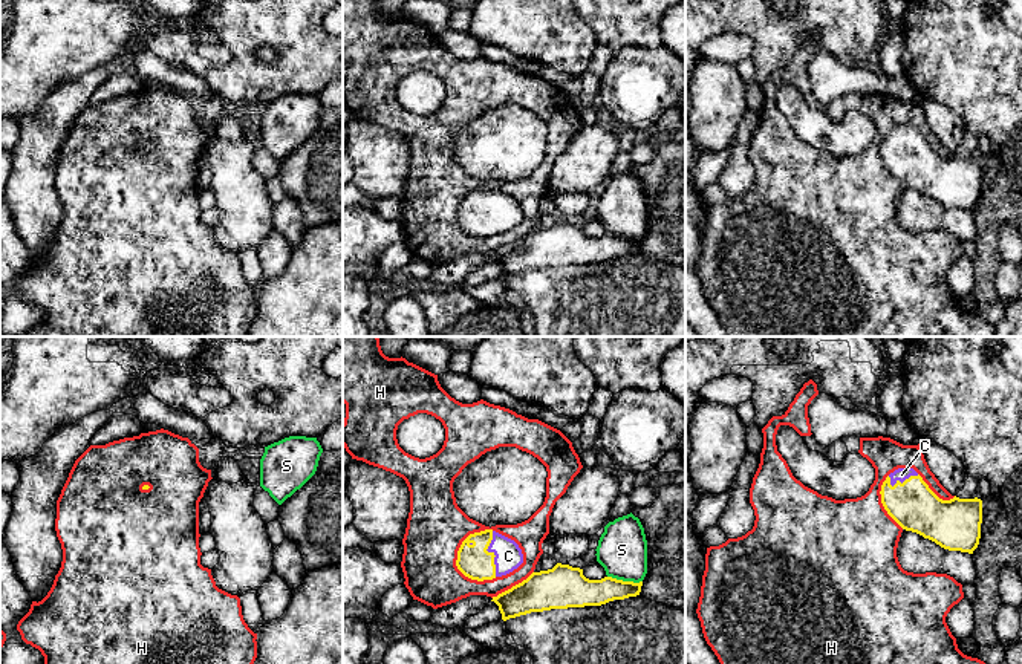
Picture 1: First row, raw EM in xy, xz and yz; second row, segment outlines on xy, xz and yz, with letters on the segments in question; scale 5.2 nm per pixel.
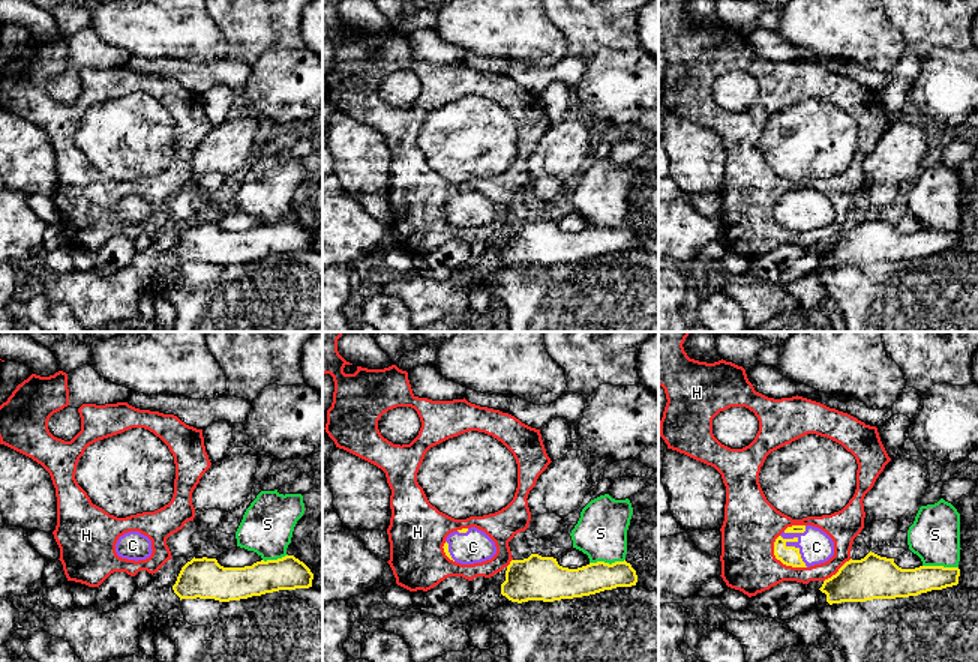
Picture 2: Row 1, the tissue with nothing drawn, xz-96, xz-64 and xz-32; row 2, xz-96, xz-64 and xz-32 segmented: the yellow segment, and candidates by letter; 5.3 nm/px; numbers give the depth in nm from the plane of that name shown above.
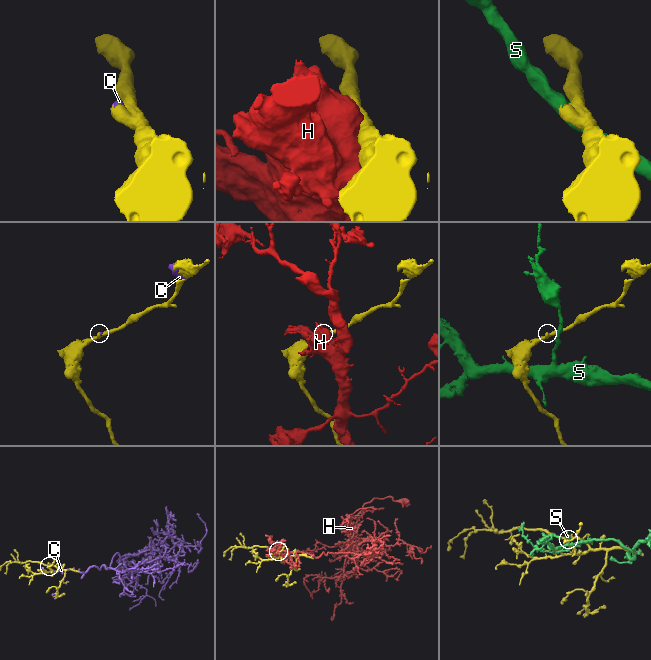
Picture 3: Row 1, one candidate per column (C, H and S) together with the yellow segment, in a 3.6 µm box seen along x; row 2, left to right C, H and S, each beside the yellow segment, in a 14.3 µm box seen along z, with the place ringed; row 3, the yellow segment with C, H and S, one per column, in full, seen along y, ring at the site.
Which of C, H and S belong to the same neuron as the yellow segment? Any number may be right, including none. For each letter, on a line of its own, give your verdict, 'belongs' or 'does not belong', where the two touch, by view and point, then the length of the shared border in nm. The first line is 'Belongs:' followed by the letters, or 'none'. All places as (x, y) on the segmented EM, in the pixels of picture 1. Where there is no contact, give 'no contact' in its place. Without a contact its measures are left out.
Belongs: C
C: belongs | xz (491, 553) | 240 nm
H: does not belong | xz (459, 548) | 300 nm
S: does not belong | xz (624, 582) | 190 nm

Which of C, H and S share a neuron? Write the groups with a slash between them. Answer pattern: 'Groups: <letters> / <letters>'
Groups: C / H / S

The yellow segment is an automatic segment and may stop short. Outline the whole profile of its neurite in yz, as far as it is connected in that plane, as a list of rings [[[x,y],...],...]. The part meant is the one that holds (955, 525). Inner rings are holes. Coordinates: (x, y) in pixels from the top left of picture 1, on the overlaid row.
[[[898,468],[881,485],[881,503],[906,531],[949,551],[973,554],[981,539],[982,500],[939,499],[913,468]]]

